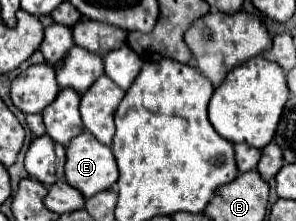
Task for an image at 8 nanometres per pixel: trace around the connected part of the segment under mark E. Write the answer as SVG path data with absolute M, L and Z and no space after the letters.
M88 130L76 136L66 150L66 180L70 186L80 190L84 198L90 198L102 190L112 188L112 184L118 180L118 166L112 148L98 142Z

